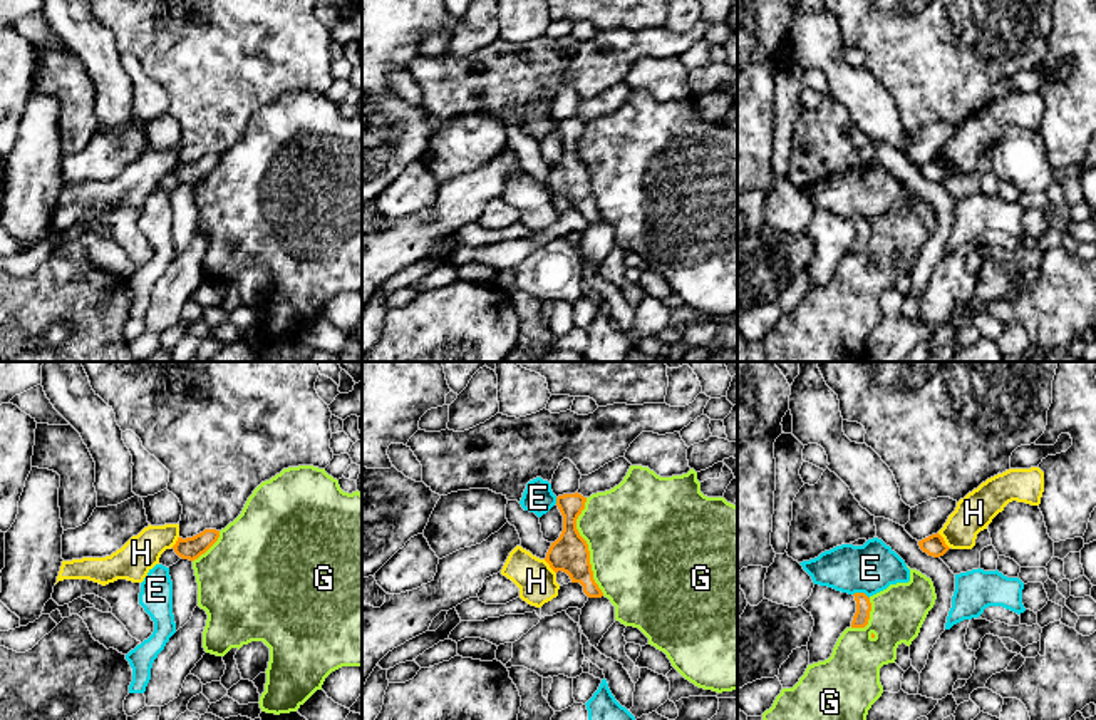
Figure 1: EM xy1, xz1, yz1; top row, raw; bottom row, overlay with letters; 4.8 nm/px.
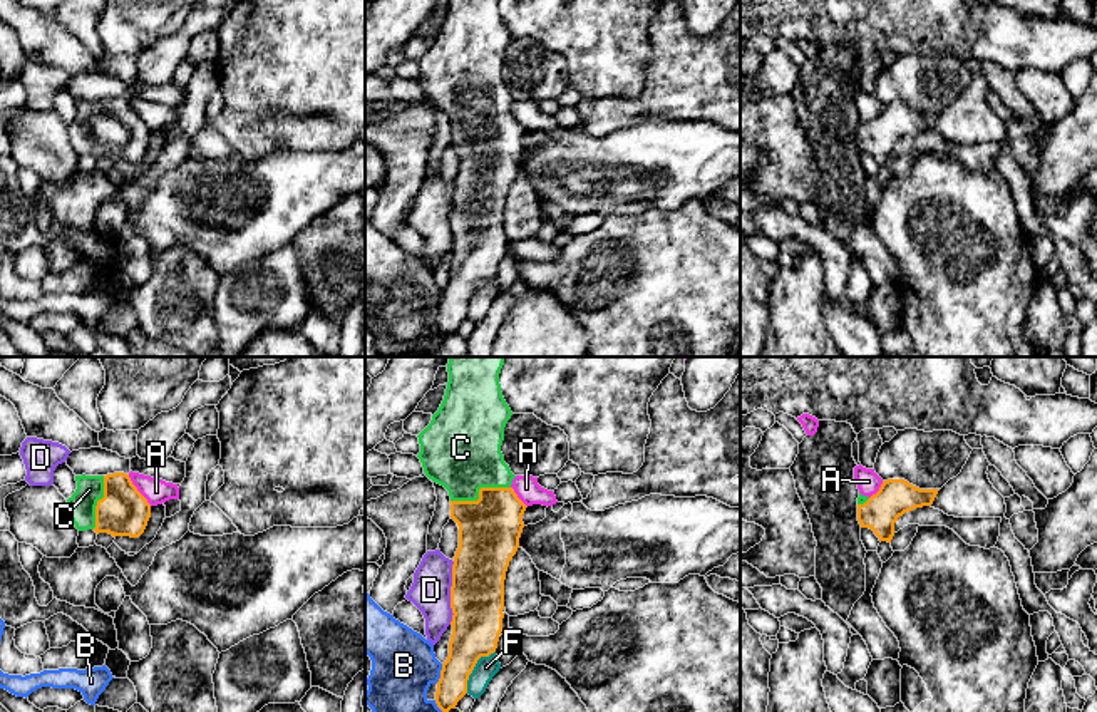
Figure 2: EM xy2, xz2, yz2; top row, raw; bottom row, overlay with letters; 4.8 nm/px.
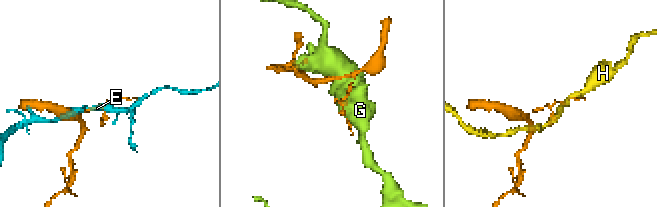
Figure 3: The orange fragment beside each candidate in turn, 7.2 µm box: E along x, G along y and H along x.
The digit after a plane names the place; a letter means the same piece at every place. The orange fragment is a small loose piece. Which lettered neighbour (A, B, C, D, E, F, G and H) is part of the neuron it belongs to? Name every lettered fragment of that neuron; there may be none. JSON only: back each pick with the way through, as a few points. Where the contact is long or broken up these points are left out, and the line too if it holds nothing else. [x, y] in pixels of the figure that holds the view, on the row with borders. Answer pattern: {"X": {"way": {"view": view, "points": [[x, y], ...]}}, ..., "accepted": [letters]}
{"C": {"way": {"view": "xz2", "points": [[489, 528], [489, 513], [479, 493], [479, 481], [461, 448]]}}, "accepted": ["C"]}

